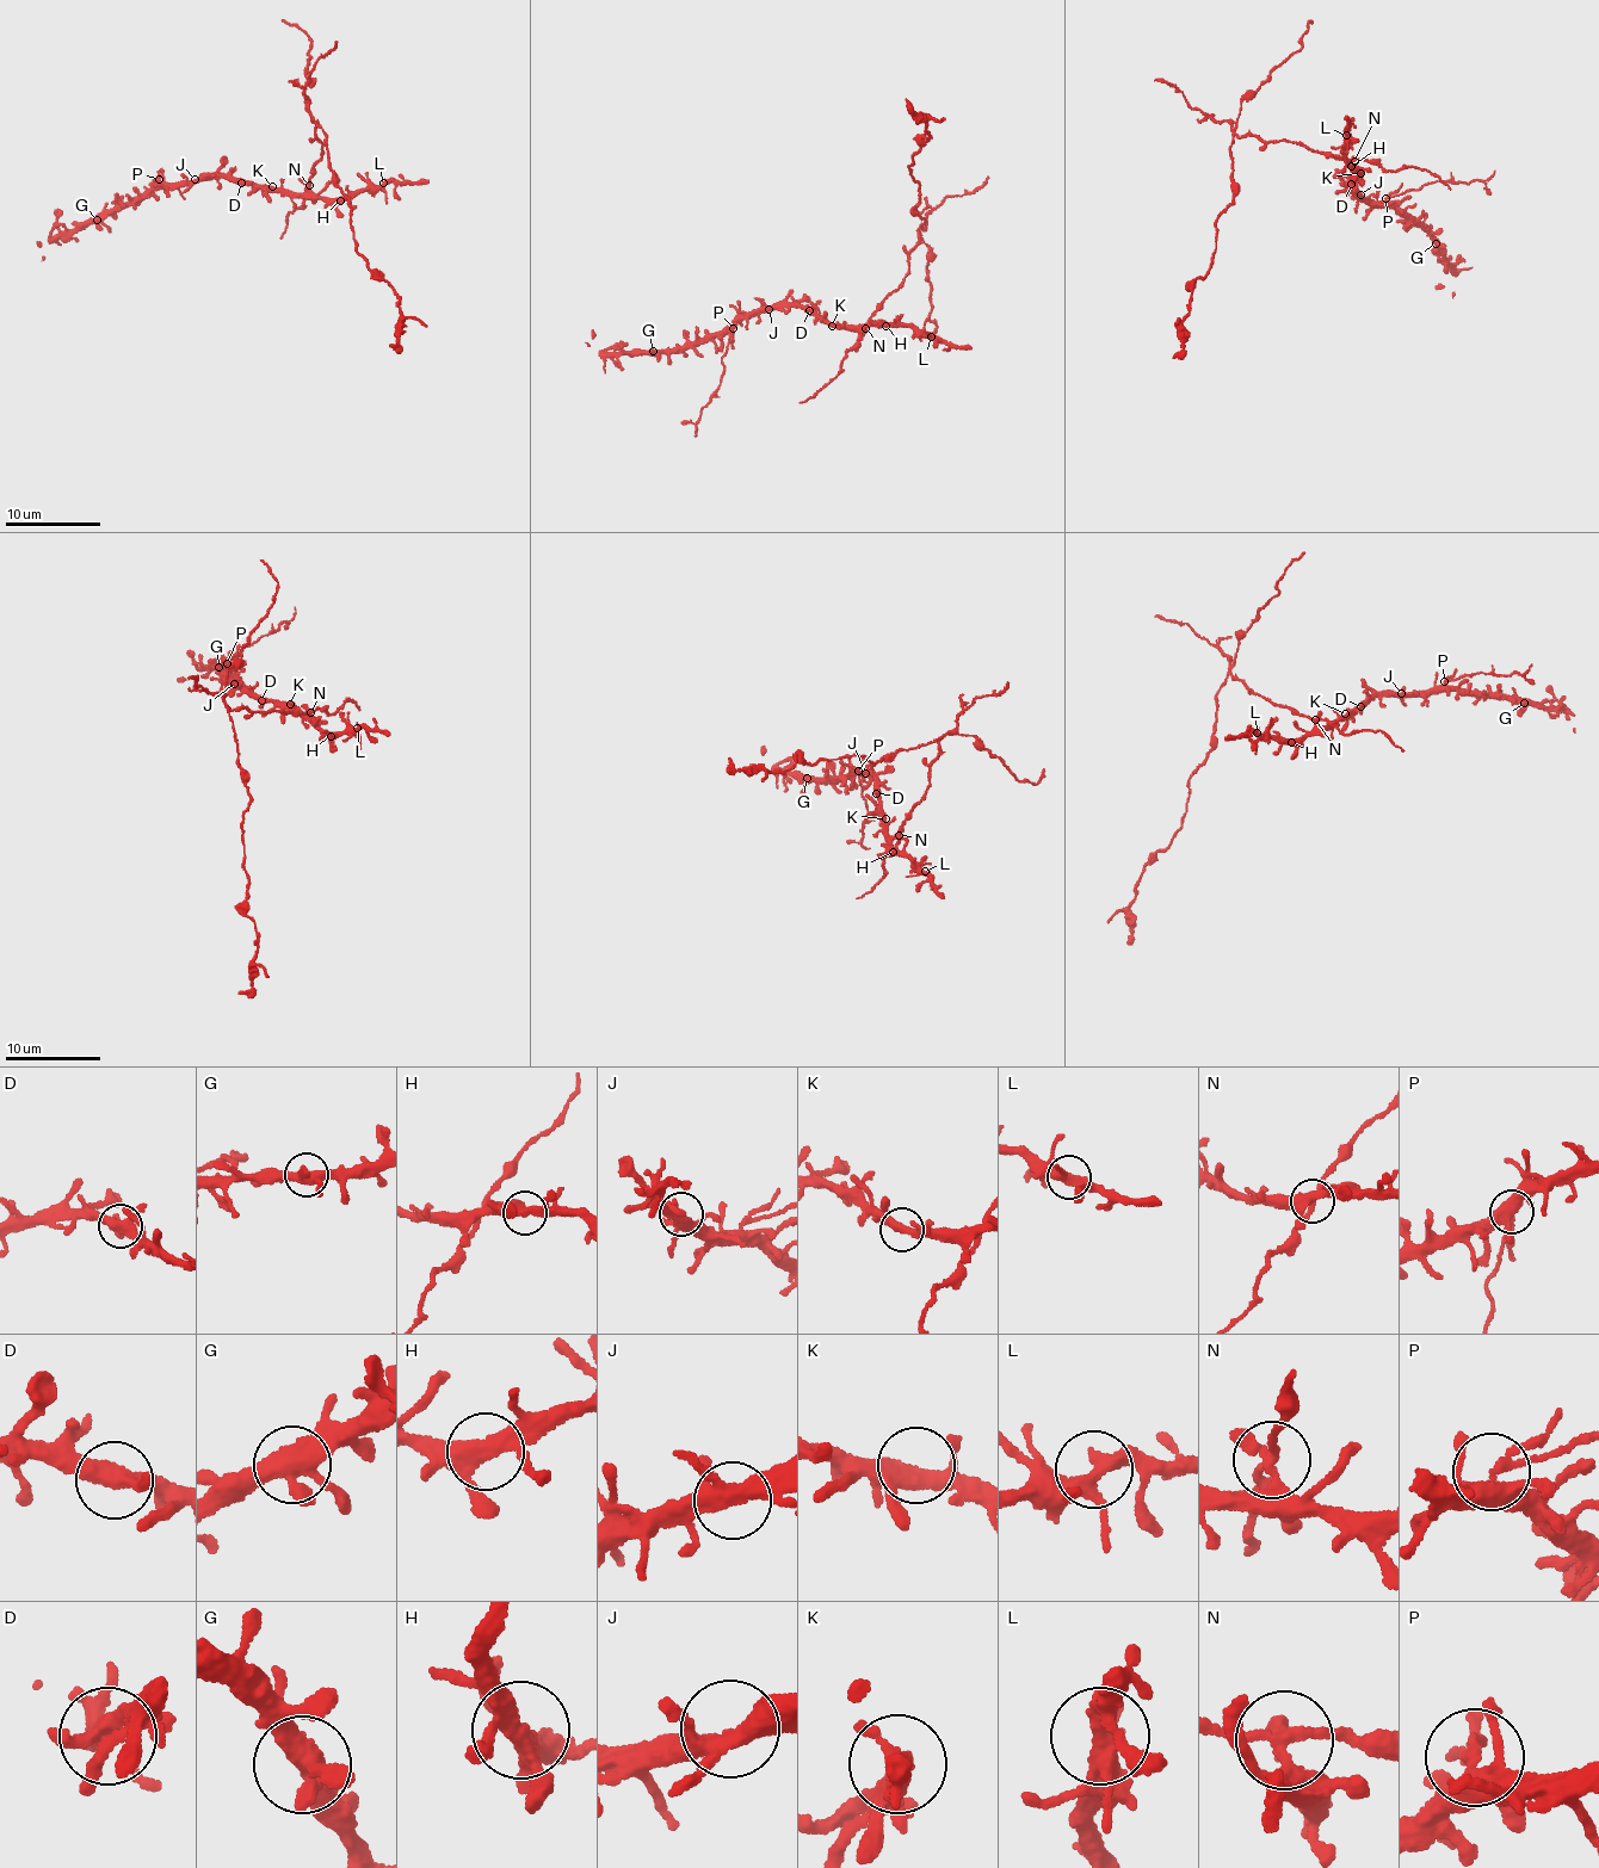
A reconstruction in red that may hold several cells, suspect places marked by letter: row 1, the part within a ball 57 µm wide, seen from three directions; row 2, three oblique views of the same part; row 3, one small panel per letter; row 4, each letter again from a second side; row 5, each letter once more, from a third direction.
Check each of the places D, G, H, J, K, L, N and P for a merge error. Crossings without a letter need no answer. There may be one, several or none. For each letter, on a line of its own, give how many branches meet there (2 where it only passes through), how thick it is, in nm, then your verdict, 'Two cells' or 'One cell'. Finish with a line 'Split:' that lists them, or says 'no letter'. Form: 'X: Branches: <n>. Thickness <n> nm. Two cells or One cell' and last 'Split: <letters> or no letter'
D: Branches: 3. Thickness 360 nm. One cell
G: Branches: 4. Thickness 440 nm. One cell
H: Branches: 3. Thickness 360 nm. One cell
J: Branches: 4. Thickness 360 nm. One cell
K: Branches: 4. Thickness 340 nm. One cell
L: Branches: 3. Thickness 360 nm. One cell
N: Branches: 3. Thickness 260 nm. Two cells
P: Branches: 4. Thickness 360 nm. Two cells
Split: N, P

